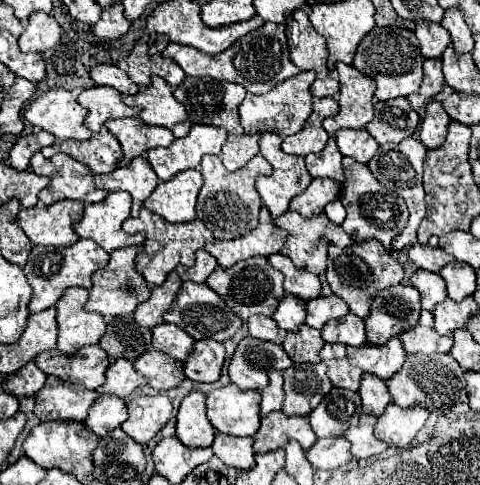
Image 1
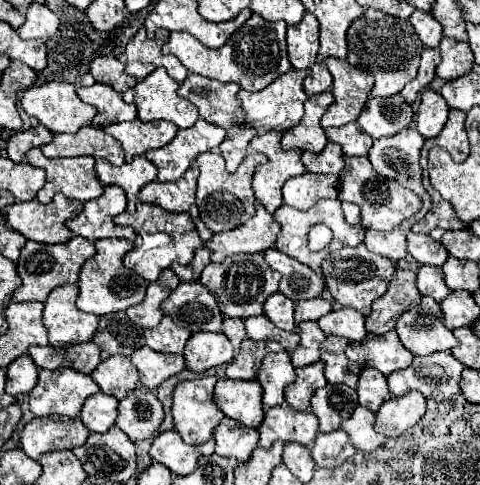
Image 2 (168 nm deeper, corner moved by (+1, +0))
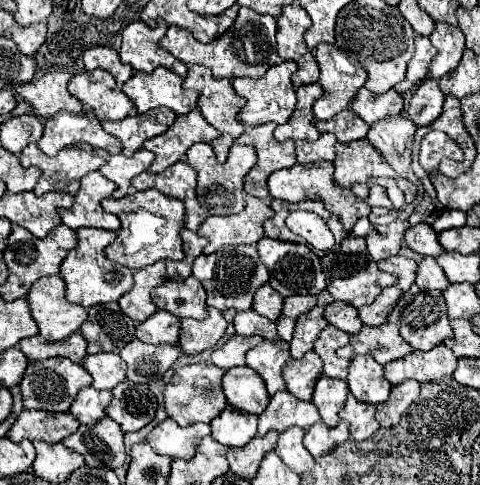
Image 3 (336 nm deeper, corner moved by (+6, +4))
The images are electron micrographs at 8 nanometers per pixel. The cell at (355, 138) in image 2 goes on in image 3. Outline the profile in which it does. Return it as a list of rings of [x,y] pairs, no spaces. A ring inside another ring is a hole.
[[[349,107],[341,113],[337,113],[333,119],[317,121],[315,125],[317,125],[319,133],[333,133],[337,137],[337,141],[341,141],[341,143],[363,139],[369,131],[369,125],[363,123],[363,119],[357,117],[357,113],[353,113]]]

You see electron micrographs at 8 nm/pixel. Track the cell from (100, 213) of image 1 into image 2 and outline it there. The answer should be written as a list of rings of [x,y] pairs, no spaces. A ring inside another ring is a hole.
[[[106,187],[102,197],[88,201],[82,213],[66,223],[66,227],[84,239],[98,241],[98,239],[114,239],[122,237],[128,241],[136,239],[134,229],[130,227],[116,227],[114,217],[126,211],[126,195],[120,187]]]

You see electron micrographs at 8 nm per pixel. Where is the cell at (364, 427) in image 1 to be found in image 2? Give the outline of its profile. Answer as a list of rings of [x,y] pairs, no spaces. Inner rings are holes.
[[[358,405],[354,409],[352,417],[346,419],[346,423],[342,423],[342,429],[348,433],[352,445],[358,451],[366,451],[366,453],[374,451],[386,441],[384,435],[374,431],[374,419],[376,419],[376,415],[372,411]]]

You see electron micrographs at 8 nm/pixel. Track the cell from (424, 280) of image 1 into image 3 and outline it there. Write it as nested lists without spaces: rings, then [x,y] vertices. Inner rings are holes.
[[[423,257],[417,269],[417,281],[421,289],[439,289],[445,291],[449,287],[449,279],[445,271],[439,267],[439,263],[433,257]]]

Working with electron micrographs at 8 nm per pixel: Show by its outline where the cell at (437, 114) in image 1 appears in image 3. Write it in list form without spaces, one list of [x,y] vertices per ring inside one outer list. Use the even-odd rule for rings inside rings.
[[[427,77],[415,91],[411,105],[409,105],[409,119],[415,125],[429,125],[437,119],[443,109],[445,95],[439,89],[439,79]]]

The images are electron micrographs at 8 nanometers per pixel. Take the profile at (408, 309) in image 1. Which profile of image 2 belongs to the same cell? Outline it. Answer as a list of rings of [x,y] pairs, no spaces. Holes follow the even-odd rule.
[[[398,269],[388,285],[388,291],[372,303],[372,313],[366,317],[366,329],[372,335],[384,335],[394,329],[398,317],[420,305],[416,273]]]

